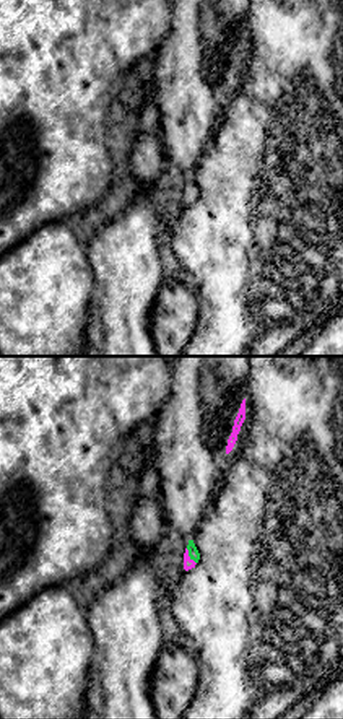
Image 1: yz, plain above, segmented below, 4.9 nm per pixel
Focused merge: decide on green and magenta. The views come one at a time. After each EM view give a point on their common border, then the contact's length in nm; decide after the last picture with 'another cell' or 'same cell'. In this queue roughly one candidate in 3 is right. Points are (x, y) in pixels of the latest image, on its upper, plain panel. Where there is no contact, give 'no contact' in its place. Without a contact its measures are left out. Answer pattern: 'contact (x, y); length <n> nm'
contact (189, 191); length 90 nm

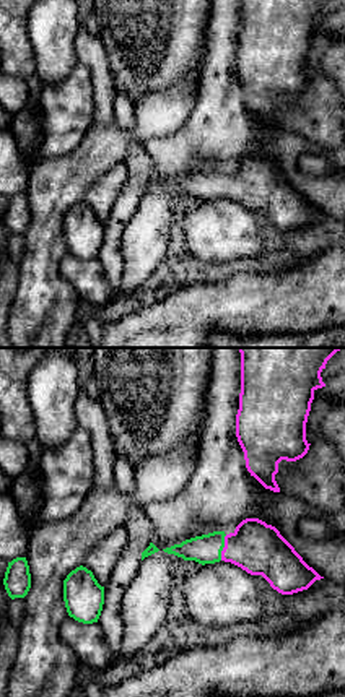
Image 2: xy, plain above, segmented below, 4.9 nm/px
contact (223, 182); length 130 nm

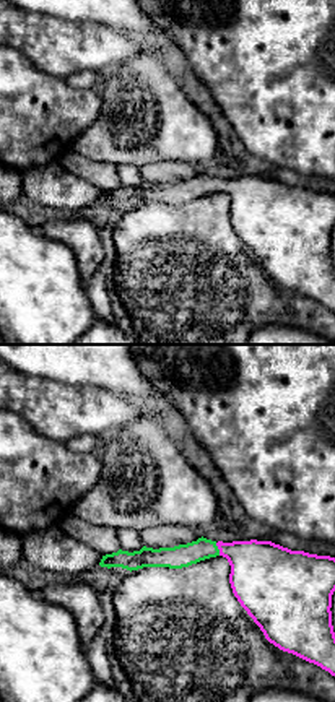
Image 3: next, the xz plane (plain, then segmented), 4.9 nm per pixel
contact (218, 186); length 70 nm

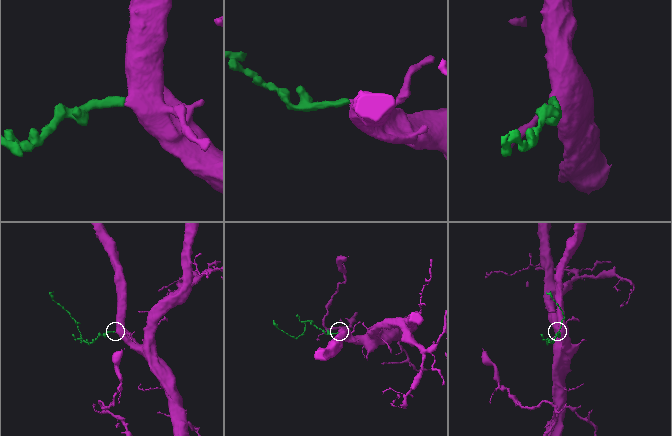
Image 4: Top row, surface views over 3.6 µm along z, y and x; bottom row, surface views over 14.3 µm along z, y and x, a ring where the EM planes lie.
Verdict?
same cell

